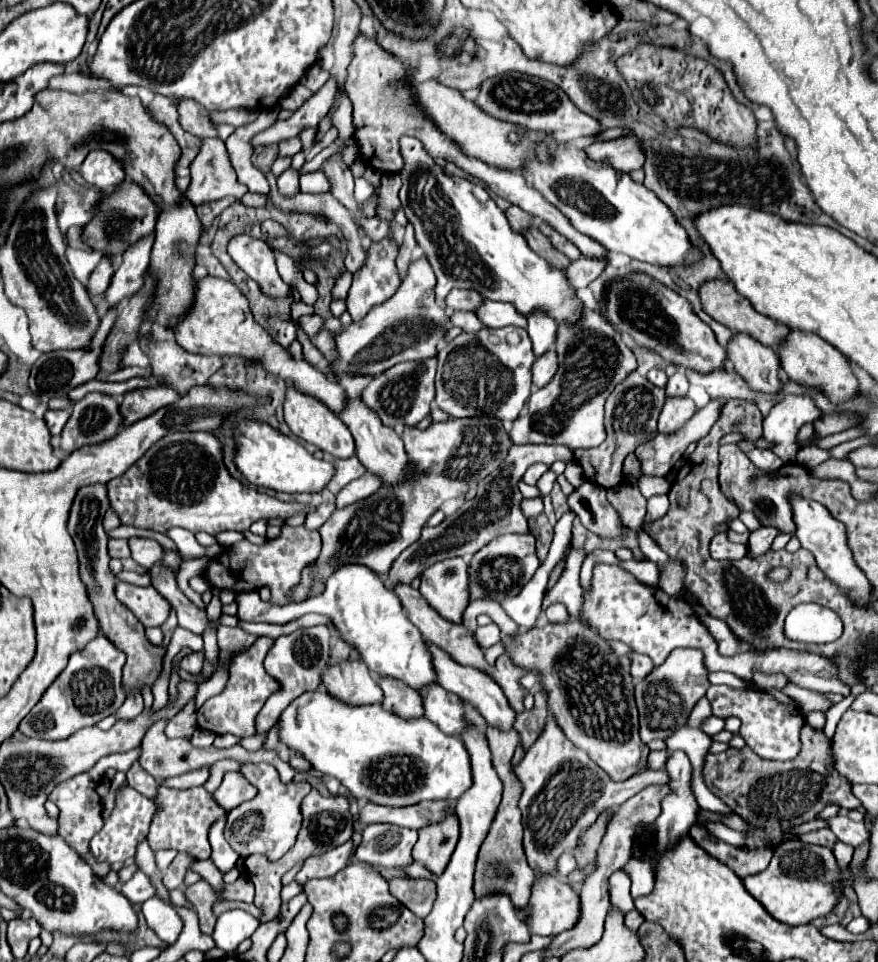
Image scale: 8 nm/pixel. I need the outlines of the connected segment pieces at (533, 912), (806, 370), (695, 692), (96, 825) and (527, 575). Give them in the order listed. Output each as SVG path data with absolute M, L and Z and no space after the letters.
M538 876L522 914L530 914L526 922L532 934L556 936L574 928L580 916L580 900L566 882L554 876Z
M790 330L784 342L776 346L776 354L780 358L780 366L786 370L788 378L802 382L806 386L822 388L834 404L850 400L858 390L858 378L850 370L846 356L842 356L832 344L826 344L820 336L814 336L810 332L794 332Z
M678 648L668 660L654 668L650 676L636 682L636 704L640 712L640 738L644 742L650 740L666 740L674 730L686 726L686 720L694 708L694 704L706 694L710 688L708 672L702 662L702 652L694 648Z
M134 748L134 750L130 750L130 752L122 752L122 754L104 756L92 770L88 770L88 772L84 772L84 774L78 774L78 776L74 776L74 778L70 778L70 780L58 784L58 786L54 788L54 792L50 794L50 800L60 808L58 834L60 834L76 852L80 852L80 854L86 858L86 862L92 866L92 870L94 870L96 876L106 876L106 874L110 872L110 864L102 864L102 862L94 860L94 856L92 856L92 852L90 852L90 840L92 840L92 836L94 836L94 834L102 828L102 824L104 824L104 822L102 822L102 800L100 800L100 796L98 796L98 792L96 792L96 786L98 786L98 782L102 780L104 772L106 772L108 768L126 772L126 770L134 764L134 760L136 760L138 756L140 756L140 748Z
M506 534L486 544L474 554L470 564L470 600L490 598L500 602L506 596L516 594L538 570L540 560L536 556L536 538L532 534Z

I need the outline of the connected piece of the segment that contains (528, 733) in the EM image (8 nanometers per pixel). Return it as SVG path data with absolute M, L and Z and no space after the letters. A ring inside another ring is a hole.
M536 690L534 698L536 698L534 708L524 710L522 714L518 714L516 722L514 722L514 730L522 736L524 750L528 750L534 744L534 740L538 740L538 734L542 734L542 728L544 728L546 718L548 718L546 696L540 690Z

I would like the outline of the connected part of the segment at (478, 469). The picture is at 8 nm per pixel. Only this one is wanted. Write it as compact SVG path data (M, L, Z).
M488 416L434 422L428 430L404 428L402 440L404 446L408 446L406 452L410 461L422 468L422 476L418 476L418 480L406 479L394 487L382 486L370 498L338 508L320 528L322 552L316 562L318 566L302 574L302 582L292 592L294 602L306 600L306 592L314 578L328 580L342 564L364 564L376 574L388 572L400 552L418 540L422 526L442 502L466 494L472 480L484 478L496 470L512 446L502 422Z

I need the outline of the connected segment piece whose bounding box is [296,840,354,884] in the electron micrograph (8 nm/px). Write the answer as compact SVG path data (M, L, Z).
M348 840L346 844L342 844L338 848L332 848L330 852L308 858L304 862L304 868L298 872L296 880L304 884L306 880L312 880L312 878L334 876L336 872L340 872L348 864L348 858L352 854L352 846L354 846L352 840Z

